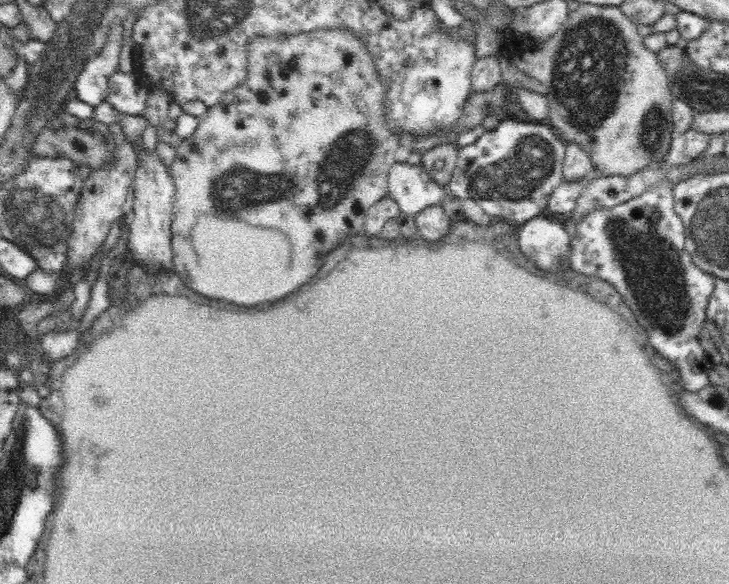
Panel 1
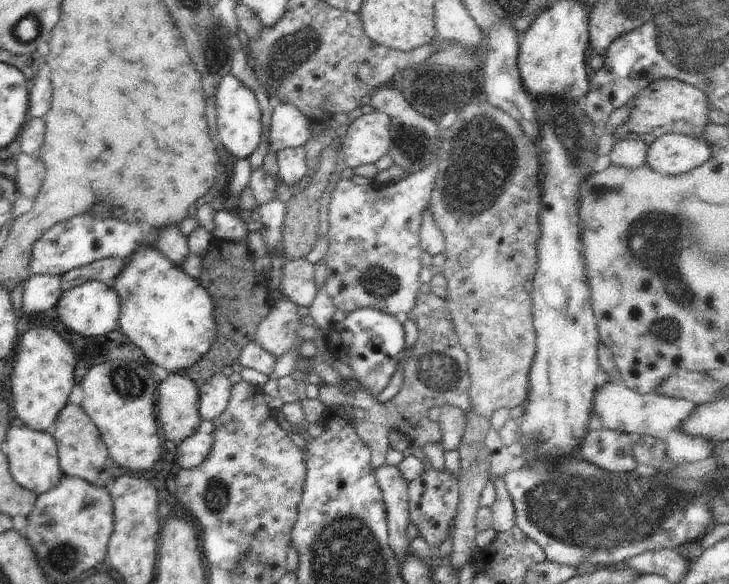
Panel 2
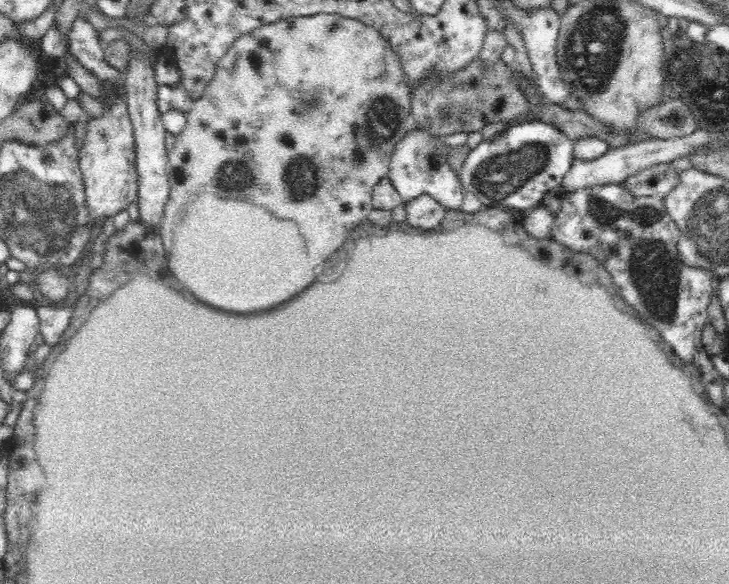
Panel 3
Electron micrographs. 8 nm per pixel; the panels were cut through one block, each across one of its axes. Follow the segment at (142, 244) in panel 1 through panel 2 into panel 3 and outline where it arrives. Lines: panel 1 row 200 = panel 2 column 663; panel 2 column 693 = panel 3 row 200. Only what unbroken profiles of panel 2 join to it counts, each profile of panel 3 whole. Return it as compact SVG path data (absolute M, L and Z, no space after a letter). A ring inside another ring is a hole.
M132 50L130 66L126 72L124 92L126 95L127 109L133 124L135 140L135 169L138 183L138 213L139 220L146 229L159 230L164 220L165 206L169 200L170 184L167 173L167 149L164 147L164 133L160 111L157 107L157 86L155 69L148 55Z

